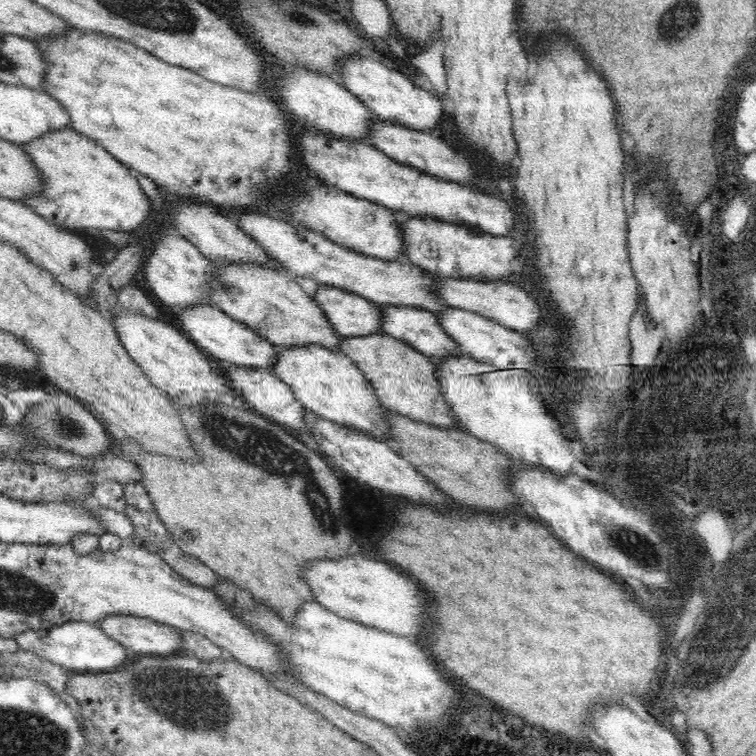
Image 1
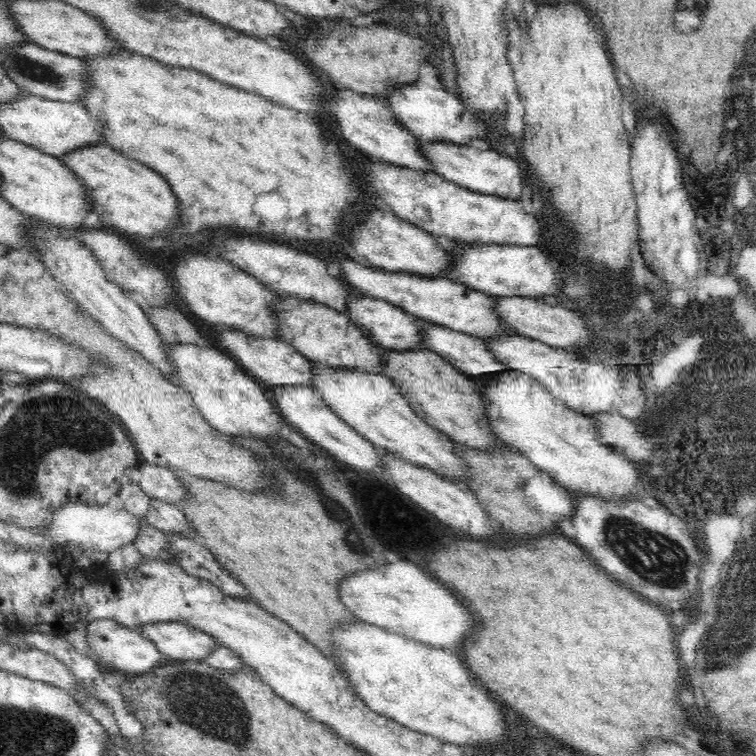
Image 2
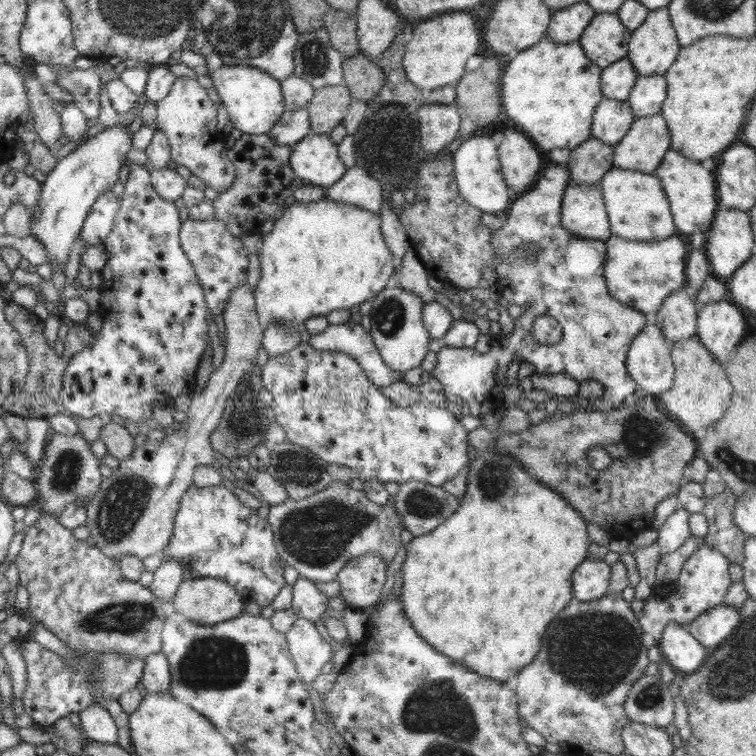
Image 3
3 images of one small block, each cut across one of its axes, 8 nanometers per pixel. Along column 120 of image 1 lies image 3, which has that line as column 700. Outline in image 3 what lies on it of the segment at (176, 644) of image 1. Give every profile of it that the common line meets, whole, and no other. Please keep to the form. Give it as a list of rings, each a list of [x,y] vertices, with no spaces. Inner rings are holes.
[[[722,604],[700,614],[683,627],[684,630],[690,631],[702,646],[714,648],[727,640],[742,620],[740,608]]]

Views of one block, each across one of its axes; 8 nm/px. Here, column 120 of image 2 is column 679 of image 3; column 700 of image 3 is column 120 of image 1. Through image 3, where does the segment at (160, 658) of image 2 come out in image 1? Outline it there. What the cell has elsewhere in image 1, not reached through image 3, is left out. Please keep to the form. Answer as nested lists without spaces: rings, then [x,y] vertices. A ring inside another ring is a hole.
[[[65,622],[64,624],[51,626],[49,629],[28,629],[18,633],[15,636],[16,644],[19,646],[19,650],[33,652],[38,658],[42,660],[50,661],[52,664],[62,666],[67,670],[71,670],[76,673],[86,672],[102,672],[102,670],[110,670],[110,668],[116,668],[128,660],[130,656],[134,658],[132,651],[125,646],[122,646],[119,642],[116,642],[113,638],[110,638],[98,625],[98,623],[90,622]]]

